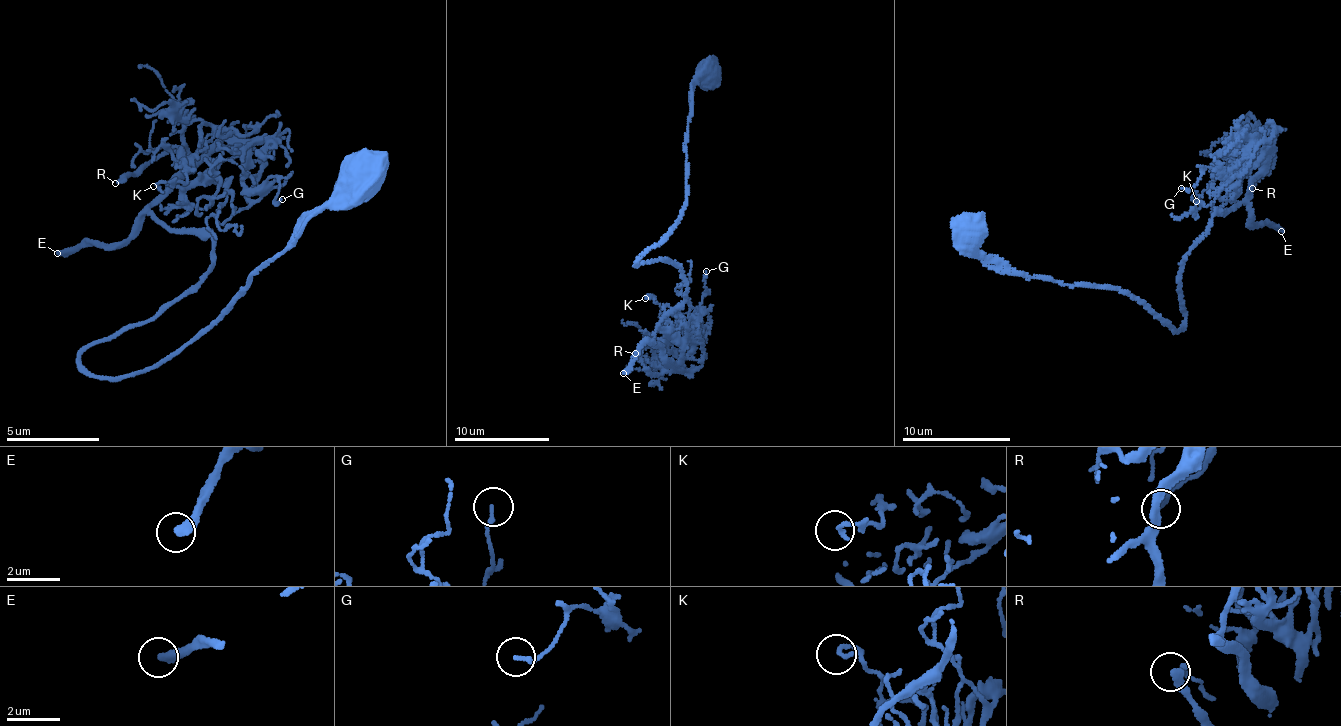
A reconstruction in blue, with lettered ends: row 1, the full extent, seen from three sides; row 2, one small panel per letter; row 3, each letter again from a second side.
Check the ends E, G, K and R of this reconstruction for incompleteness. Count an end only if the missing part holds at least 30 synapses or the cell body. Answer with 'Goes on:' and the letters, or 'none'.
Goes on: E

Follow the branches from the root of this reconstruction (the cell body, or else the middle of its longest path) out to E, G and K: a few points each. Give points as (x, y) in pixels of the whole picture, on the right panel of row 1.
E: (969, 230), (990, 262), (1127, 291), (1176, 331), (1186, 255), (1209, 219), (1246, 202), (1253, 223), (1281, 231)
G: (969, 230), (990, 262), (1127, 291), (1176, 331), (1186, 321), (1186, 255), (1238, 189), (1208, 167), (1181, 188)
K: (969, 230), (990, 262), (1127, 291), (1176, 331), (1186, 255), (1240, 172), (1226, 170), (1196, 201)

